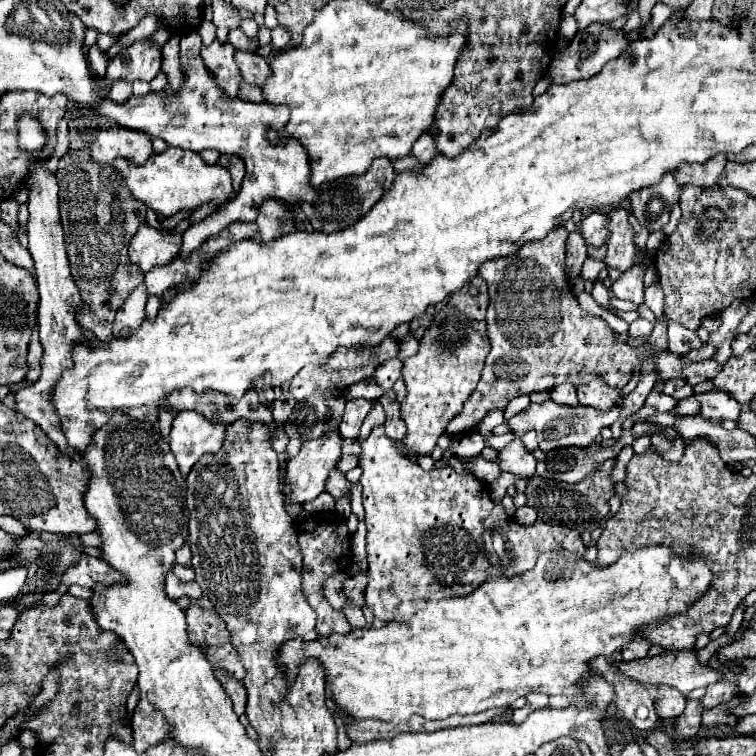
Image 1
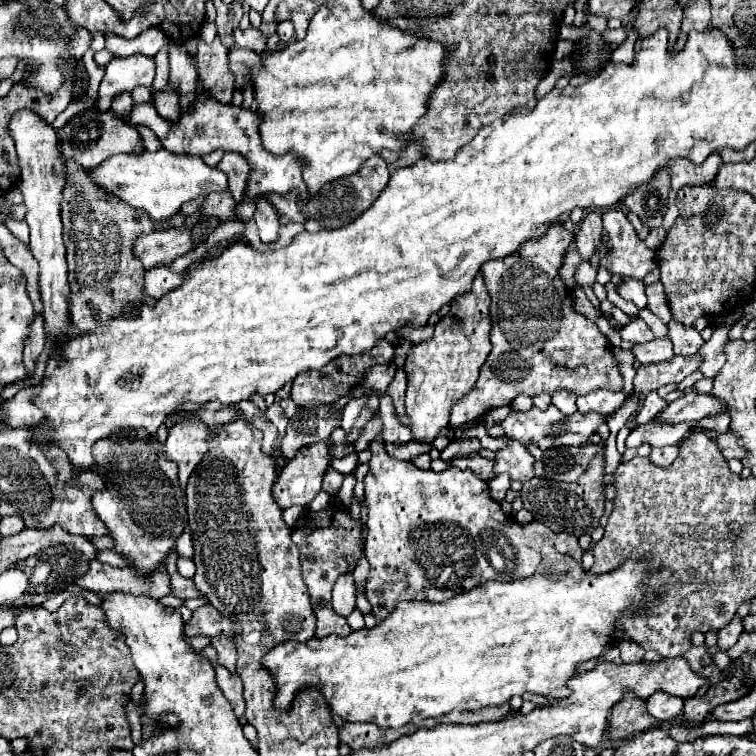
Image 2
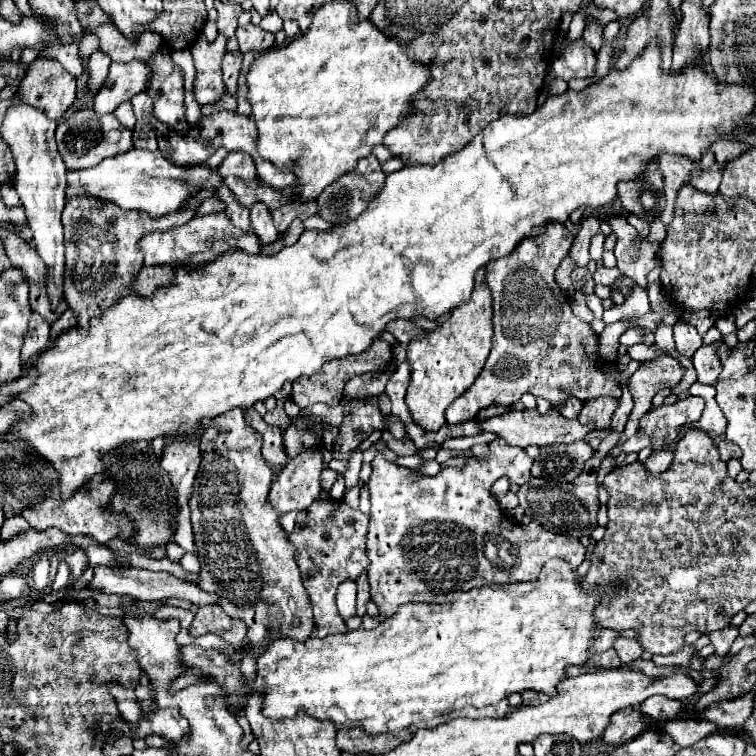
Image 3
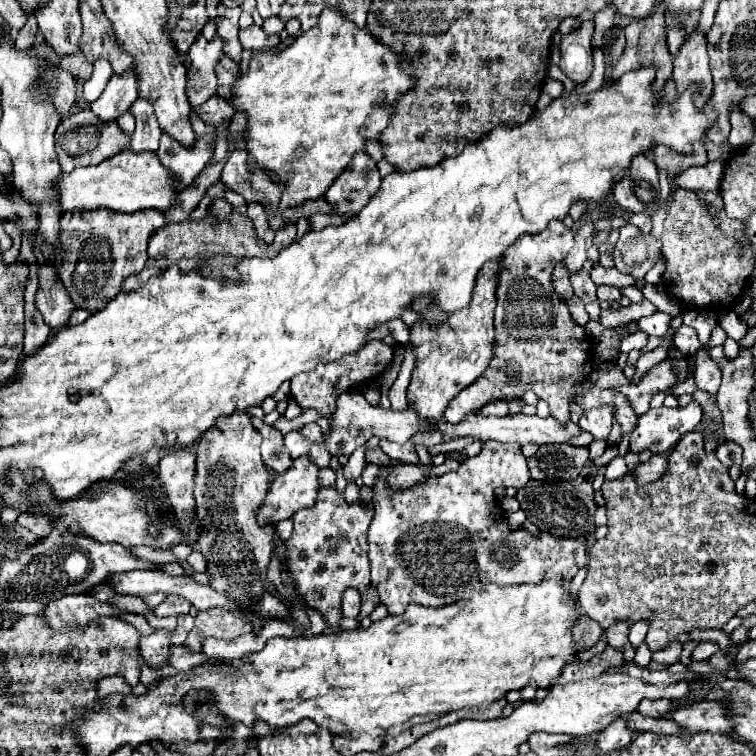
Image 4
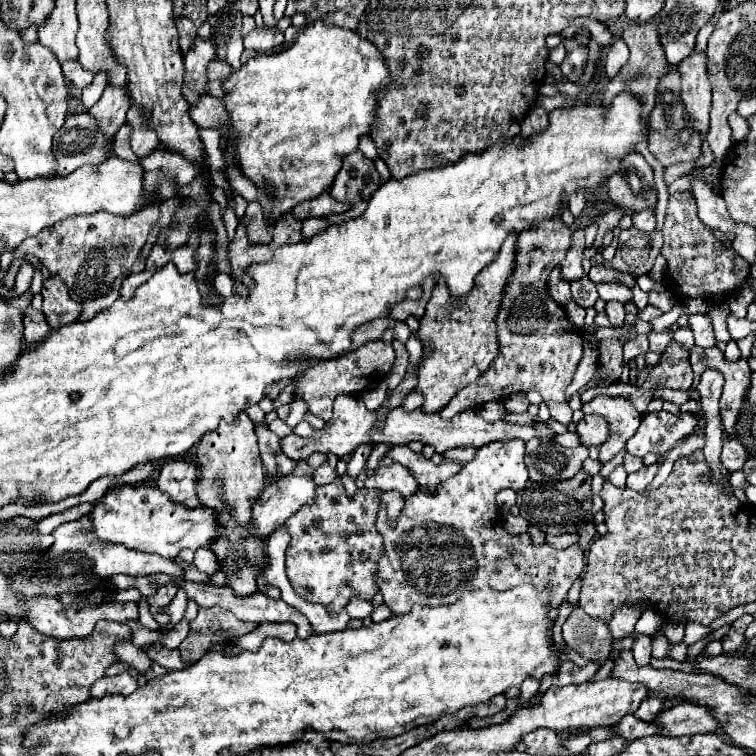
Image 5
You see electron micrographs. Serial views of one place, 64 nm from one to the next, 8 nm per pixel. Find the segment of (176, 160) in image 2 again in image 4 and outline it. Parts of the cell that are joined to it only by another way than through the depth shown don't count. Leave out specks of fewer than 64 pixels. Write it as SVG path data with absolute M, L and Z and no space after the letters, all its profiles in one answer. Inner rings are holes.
M120 152L104 160L102 164L74 168L74 172L56 178L58 204L62 214L74 210L98 210L98 208L122 214L132 214L146 208L166 212L178 196L174 184L176 184L174 176L168 176L168 170L162 168L160 160L156 160L156 154L152 152L140 152L140 154Z

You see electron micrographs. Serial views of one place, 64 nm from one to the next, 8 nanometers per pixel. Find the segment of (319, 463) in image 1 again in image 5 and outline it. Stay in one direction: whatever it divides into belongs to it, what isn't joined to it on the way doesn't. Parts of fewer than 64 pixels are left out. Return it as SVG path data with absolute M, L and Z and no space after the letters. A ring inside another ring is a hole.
M298 460L296 468L288 476L284 476L284 478L276 480L274 484L266 486L262 490L262 494L256 500L252 500L252 518L250 518L250 522L254 524L254 530L262 540L266 540L278 526L282 526L304 504L312 504L314 488L316 488L316 484L312 480L312 474L314 474L314 468L308 466L306 460Z

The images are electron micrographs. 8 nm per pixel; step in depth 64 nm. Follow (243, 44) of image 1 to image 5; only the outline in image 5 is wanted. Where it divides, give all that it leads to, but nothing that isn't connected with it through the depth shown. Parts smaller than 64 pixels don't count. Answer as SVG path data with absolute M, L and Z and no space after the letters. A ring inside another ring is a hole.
M256 28L244 38L246 50L254 50L258 54L270 52L272 48L280 46L284 42L284 34L274 28Z

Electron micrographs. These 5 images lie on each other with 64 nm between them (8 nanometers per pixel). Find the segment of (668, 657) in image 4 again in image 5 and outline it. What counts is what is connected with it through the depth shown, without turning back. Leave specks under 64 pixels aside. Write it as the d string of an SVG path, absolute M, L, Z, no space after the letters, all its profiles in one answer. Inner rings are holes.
M657 631L652 637L652 656L657 659L666 658L667 649L669 649L672 644L661 631Z

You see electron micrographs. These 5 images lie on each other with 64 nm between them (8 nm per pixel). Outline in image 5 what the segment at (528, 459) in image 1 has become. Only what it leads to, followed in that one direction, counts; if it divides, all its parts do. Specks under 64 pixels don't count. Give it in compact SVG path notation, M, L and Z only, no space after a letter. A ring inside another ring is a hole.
M492 442L478 448L474 460L456 476L442 482L434 494L418 490L406 498L404 512L394 526L388 524L386 508L382 508L376 526L384 536L384 556L378 562L376 578L384 604L388 604L394 614L404 614L408 612L408 604L452 604L466 590L484 586L508 590L520 584L534 584L540 592L552 586L548 608L560 608L572 582L584 568L584 554L578 544L566 550L554 550L548 544L536 546L528 534L508 534L498 520L496 492L508 488L519 491L528 480L524 442Z

